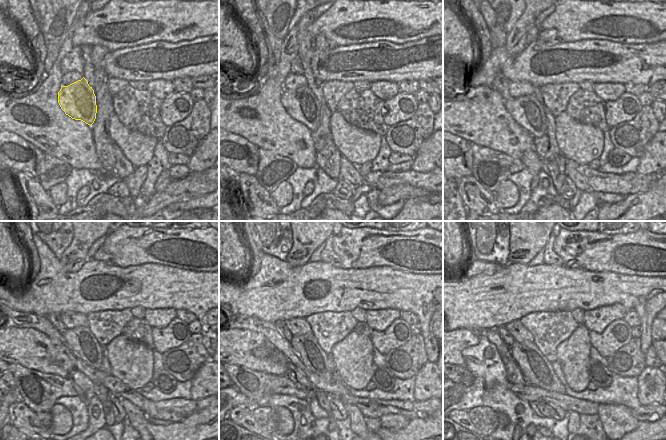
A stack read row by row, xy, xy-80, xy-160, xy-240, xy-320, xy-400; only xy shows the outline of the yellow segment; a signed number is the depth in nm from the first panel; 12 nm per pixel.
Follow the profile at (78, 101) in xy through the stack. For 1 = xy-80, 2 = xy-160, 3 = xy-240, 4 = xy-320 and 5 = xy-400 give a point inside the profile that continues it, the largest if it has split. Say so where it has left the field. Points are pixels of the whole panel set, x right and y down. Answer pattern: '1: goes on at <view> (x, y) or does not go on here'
1: goes on at xy-80 (301, 104)
2: goes on at xy-160 (527, 111)
3: goes on at xy-240 (81, 341)
4: goes on at xy-320 (306, 346)
5: goes on at xy-400 (537, 370)

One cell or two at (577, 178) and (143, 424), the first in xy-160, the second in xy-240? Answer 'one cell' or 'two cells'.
one cell

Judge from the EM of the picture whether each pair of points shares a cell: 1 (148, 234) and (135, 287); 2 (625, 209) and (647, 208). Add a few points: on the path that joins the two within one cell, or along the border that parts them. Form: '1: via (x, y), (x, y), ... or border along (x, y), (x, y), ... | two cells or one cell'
1: border along (116, 265), (164, 265) | two cells
2: via (630, 209), (642, 209) | one cell

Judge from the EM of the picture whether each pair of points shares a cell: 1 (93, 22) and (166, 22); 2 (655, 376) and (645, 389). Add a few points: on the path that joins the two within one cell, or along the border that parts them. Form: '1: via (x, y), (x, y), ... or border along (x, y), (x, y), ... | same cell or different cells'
1: via (111, 21), (148, 18) | same cell
2: via (652, 379), (648, 386) | same cell

